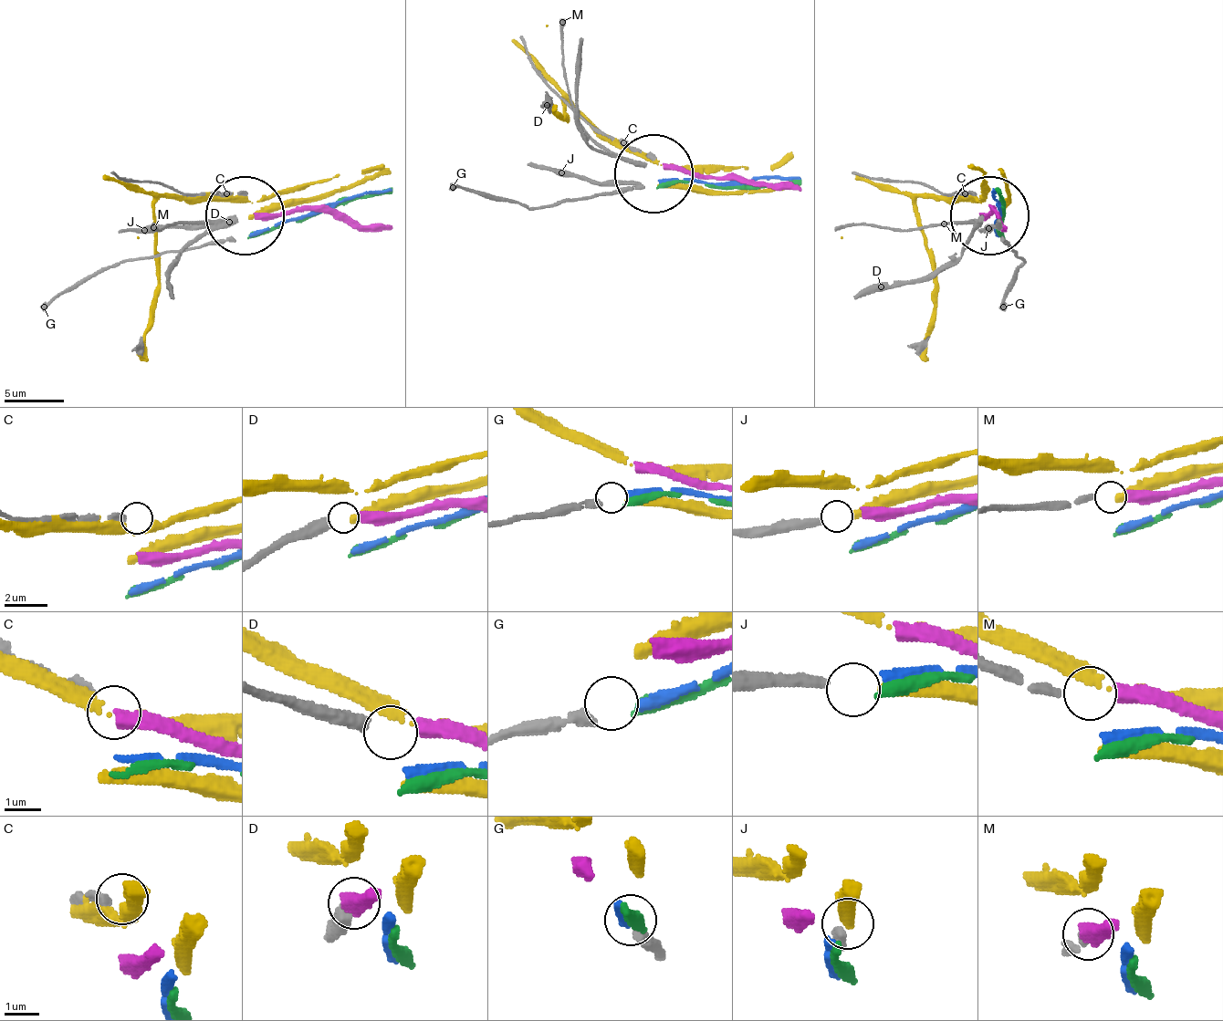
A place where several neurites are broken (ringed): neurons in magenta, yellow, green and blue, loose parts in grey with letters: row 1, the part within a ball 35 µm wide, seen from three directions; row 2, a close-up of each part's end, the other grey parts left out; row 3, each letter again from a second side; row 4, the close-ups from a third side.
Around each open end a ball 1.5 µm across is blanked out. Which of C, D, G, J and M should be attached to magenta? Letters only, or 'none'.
D

